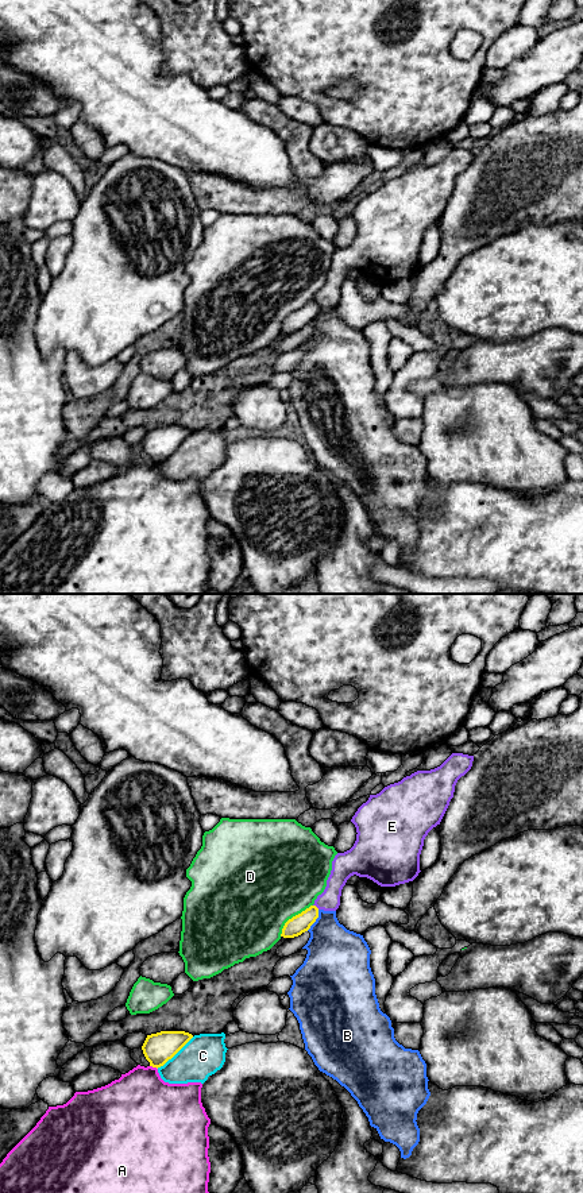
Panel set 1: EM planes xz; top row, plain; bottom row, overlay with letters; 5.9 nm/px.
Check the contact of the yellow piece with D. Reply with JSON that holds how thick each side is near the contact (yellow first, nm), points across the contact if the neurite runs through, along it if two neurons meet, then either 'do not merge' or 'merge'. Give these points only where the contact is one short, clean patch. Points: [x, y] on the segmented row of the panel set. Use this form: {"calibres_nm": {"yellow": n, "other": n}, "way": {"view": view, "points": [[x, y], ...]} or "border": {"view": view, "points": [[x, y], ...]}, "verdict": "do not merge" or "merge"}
{"calibres_nm": {"yellow": 120, "other": 500}, "verdict": "do not merge"}

